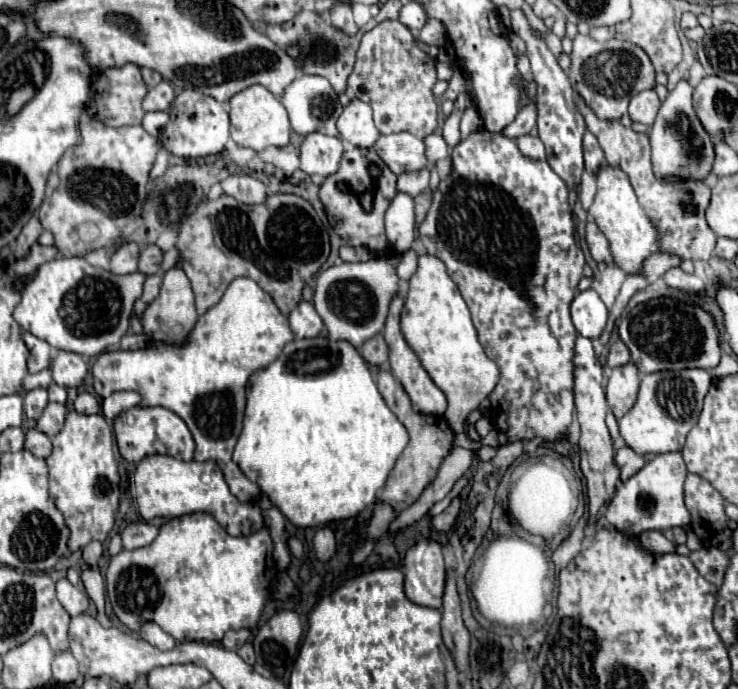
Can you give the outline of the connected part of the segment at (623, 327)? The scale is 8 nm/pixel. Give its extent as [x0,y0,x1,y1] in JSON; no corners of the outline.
[618,296,722,374]

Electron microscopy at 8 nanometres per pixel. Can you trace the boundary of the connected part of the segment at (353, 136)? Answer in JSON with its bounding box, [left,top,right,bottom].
[336,100,380,148]

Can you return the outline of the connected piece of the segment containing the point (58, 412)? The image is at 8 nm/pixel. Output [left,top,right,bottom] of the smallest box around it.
[36,402,66,438]

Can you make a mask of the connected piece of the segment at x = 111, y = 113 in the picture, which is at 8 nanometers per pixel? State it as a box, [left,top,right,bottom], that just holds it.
[90,64,146,126]

